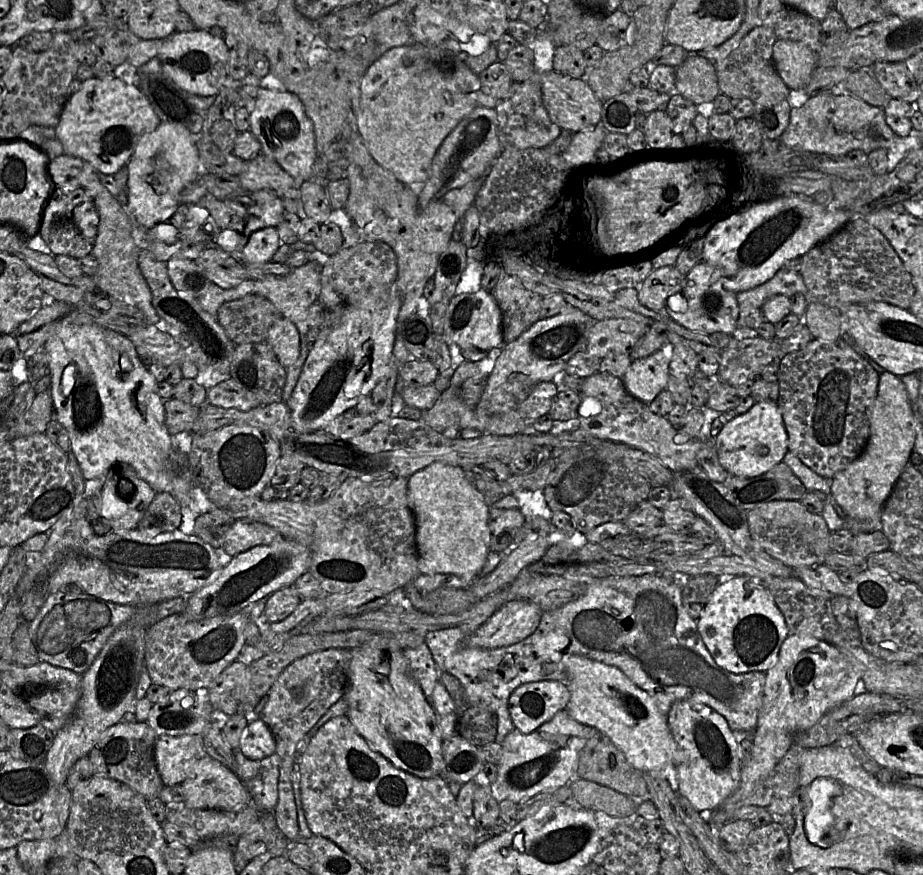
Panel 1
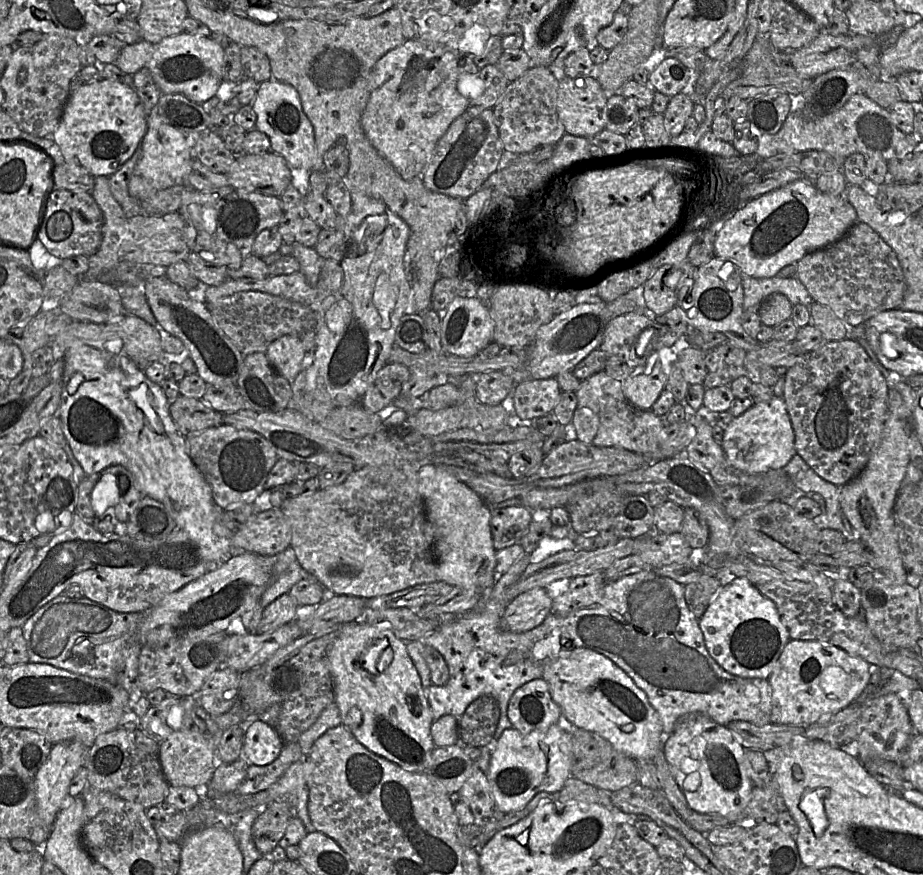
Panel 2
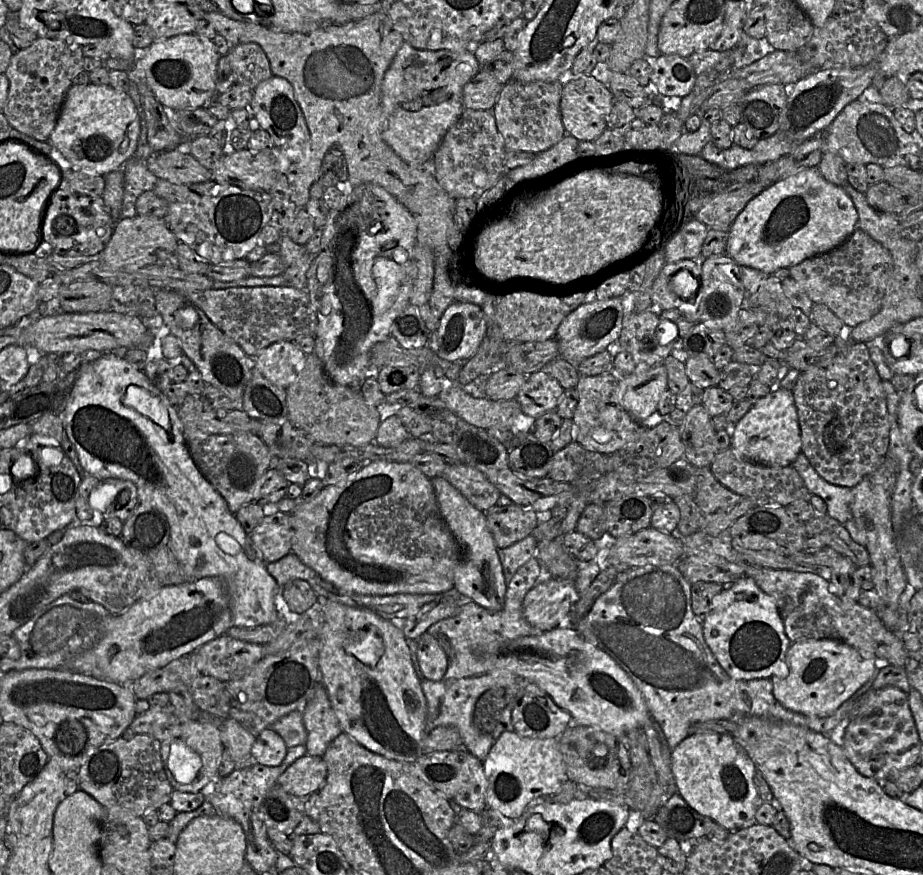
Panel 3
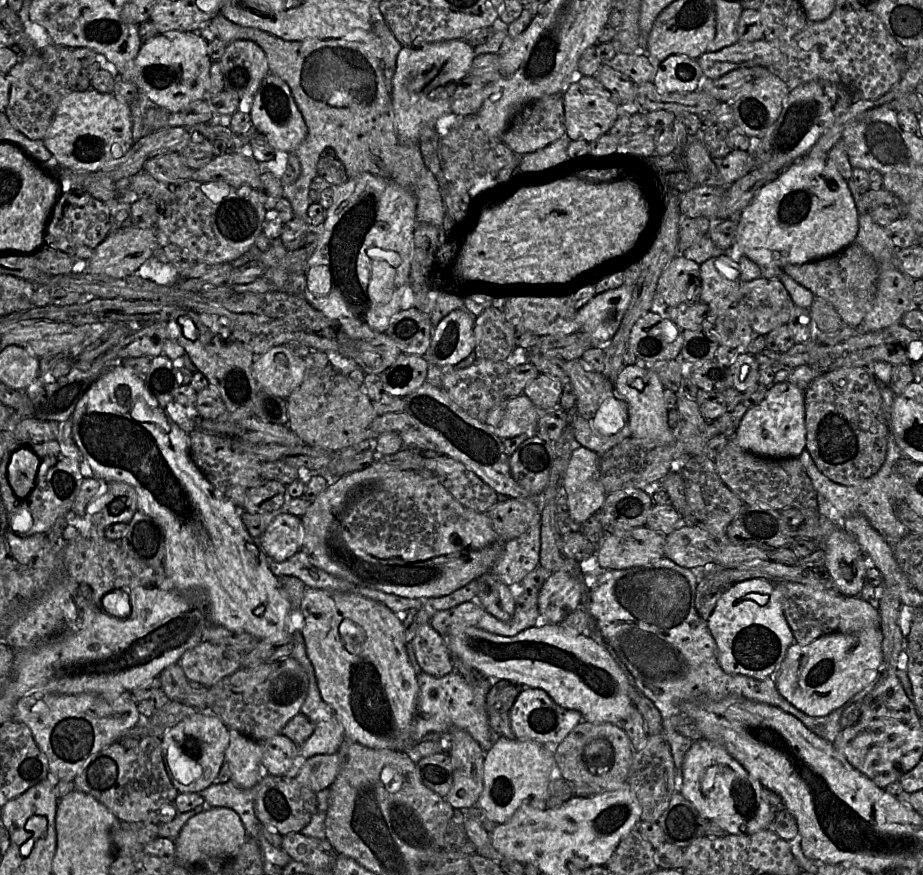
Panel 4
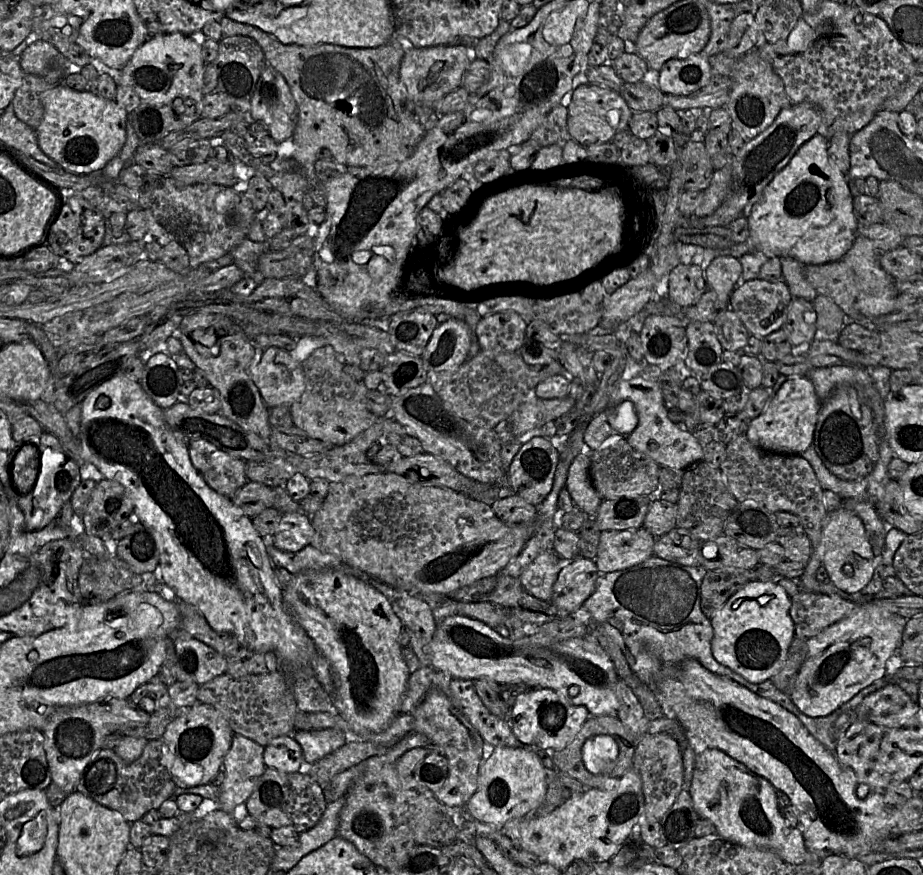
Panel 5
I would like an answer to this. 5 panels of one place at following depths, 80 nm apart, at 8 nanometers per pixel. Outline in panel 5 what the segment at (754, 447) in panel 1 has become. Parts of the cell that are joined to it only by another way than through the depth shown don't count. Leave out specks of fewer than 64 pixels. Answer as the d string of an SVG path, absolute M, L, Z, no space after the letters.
M788 377L762 413L748 422L748 440L763 450L783 454L804 452L812 443L822 402L808 377Z

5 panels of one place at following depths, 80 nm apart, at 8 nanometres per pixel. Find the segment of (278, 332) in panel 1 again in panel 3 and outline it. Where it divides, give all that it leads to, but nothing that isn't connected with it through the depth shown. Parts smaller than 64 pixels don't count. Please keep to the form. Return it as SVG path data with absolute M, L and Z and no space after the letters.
M292 341L275 342L254 358L254 368L271 383L287 389L300 375L307 355Z

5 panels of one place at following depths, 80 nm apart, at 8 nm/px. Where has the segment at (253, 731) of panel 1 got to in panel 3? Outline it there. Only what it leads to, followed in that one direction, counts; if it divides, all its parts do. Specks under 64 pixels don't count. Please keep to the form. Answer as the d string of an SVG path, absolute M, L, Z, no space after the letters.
M267 728L256 736L252 746L252 760L255 763L275 767L283 762L286 754L285 741L272 728Z

